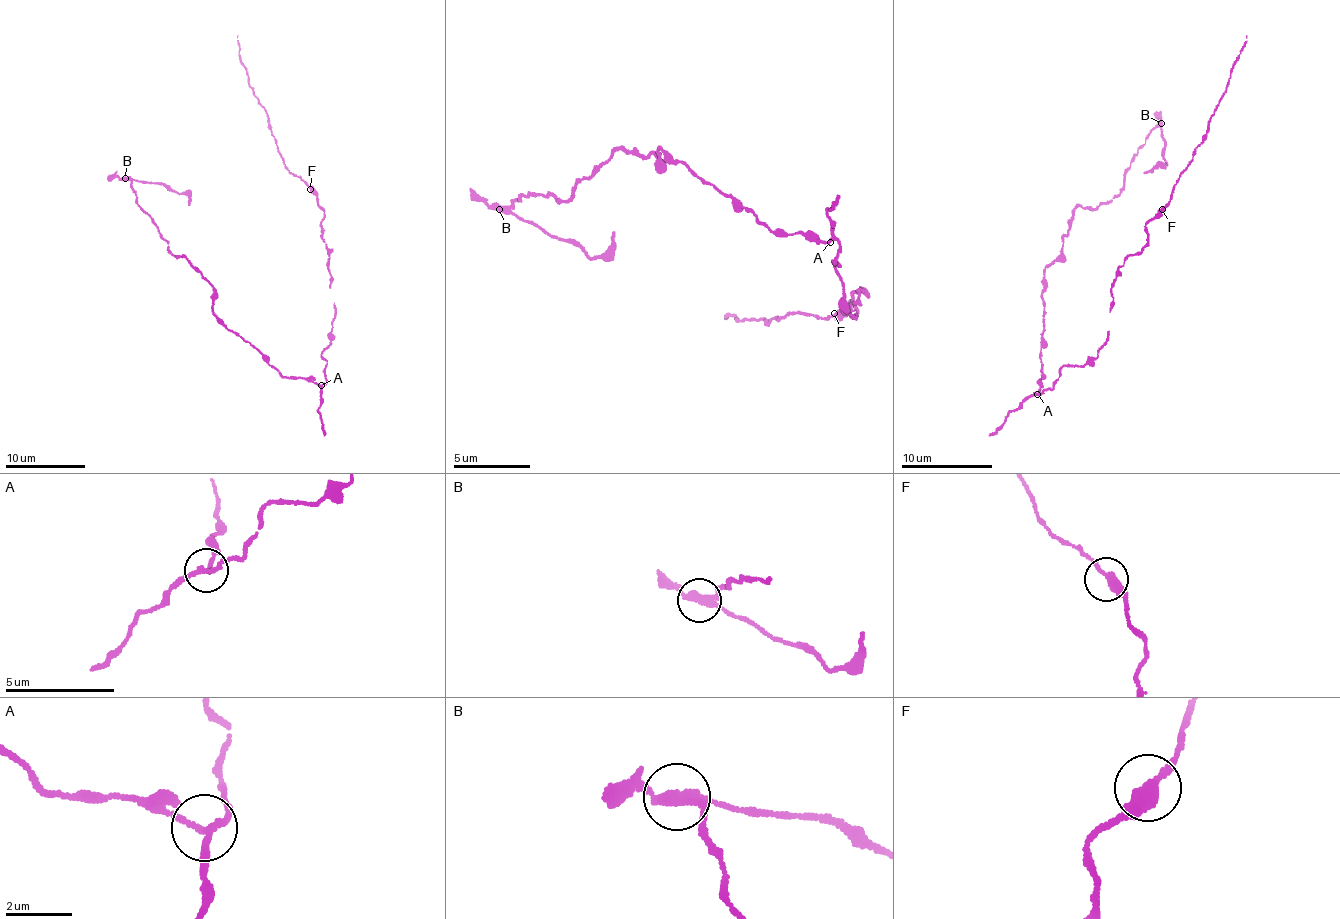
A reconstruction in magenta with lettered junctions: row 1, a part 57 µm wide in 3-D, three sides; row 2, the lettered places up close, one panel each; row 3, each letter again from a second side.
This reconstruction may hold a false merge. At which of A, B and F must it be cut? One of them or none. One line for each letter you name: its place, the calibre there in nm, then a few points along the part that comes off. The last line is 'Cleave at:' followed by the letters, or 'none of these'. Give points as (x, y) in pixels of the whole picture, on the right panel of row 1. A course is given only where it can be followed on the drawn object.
B: at (1161, 123); 280 nm thick; foreign part runs (1160, 122), (1164, 165), (1144, 174)
Cleave at: B

